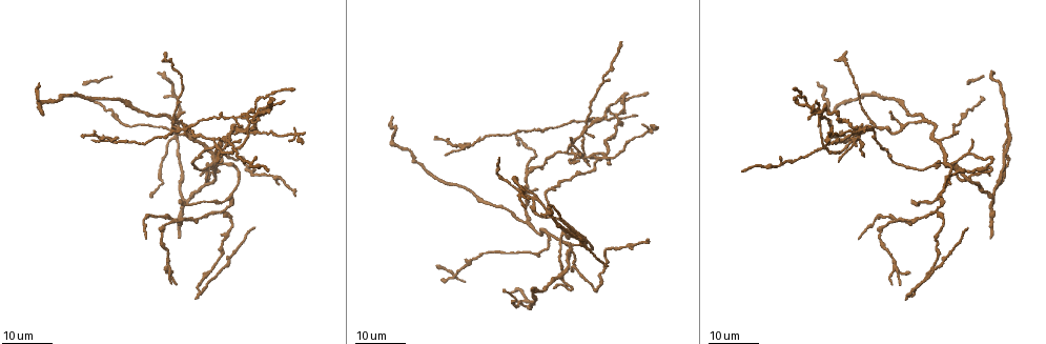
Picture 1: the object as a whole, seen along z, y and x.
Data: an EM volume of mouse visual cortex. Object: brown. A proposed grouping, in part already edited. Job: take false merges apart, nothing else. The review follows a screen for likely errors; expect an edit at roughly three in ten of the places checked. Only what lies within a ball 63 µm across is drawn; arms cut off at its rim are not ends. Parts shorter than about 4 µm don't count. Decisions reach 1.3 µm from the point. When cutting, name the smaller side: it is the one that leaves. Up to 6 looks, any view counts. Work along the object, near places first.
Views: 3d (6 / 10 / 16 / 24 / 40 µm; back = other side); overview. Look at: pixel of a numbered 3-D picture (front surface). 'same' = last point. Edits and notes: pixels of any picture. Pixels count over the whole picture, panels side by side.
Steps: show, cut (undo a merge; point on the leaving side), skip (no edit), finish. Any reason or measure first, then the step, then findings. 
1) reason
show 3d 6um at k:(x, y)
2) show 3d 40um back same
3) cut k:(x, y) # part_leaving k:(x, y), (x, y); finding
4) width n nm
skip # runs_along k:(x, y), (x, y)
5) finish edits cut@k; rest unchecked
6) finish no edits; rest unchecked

branch point
show 3d 16um at 1:(903, 126)

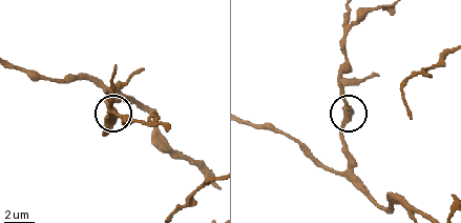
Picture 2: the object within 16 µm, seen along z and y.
zoom in
show 3d 6um same

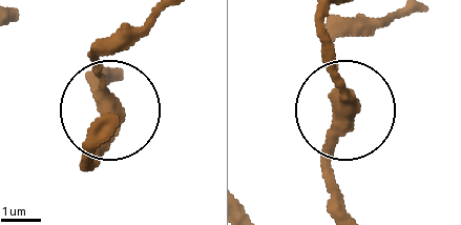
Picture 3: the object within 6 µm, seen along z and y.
skip # all the same neuron

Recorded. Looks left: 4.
small branch off a trunk
show 3d 16um at 1:(195, 140)

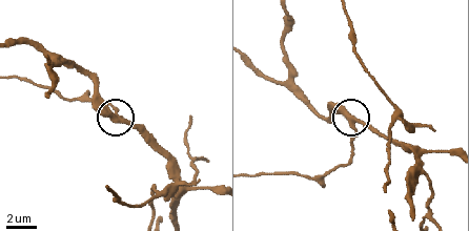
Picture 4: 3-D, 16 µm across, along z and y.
zoom in
show 3d 6um at 4:(352, 122)

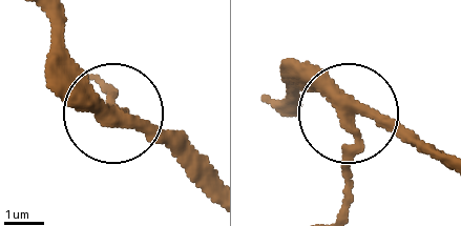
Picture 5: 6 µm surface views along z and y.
width 310 nm
skip # one neuron here

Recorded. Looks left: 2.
finish no edits; rest unchecked

